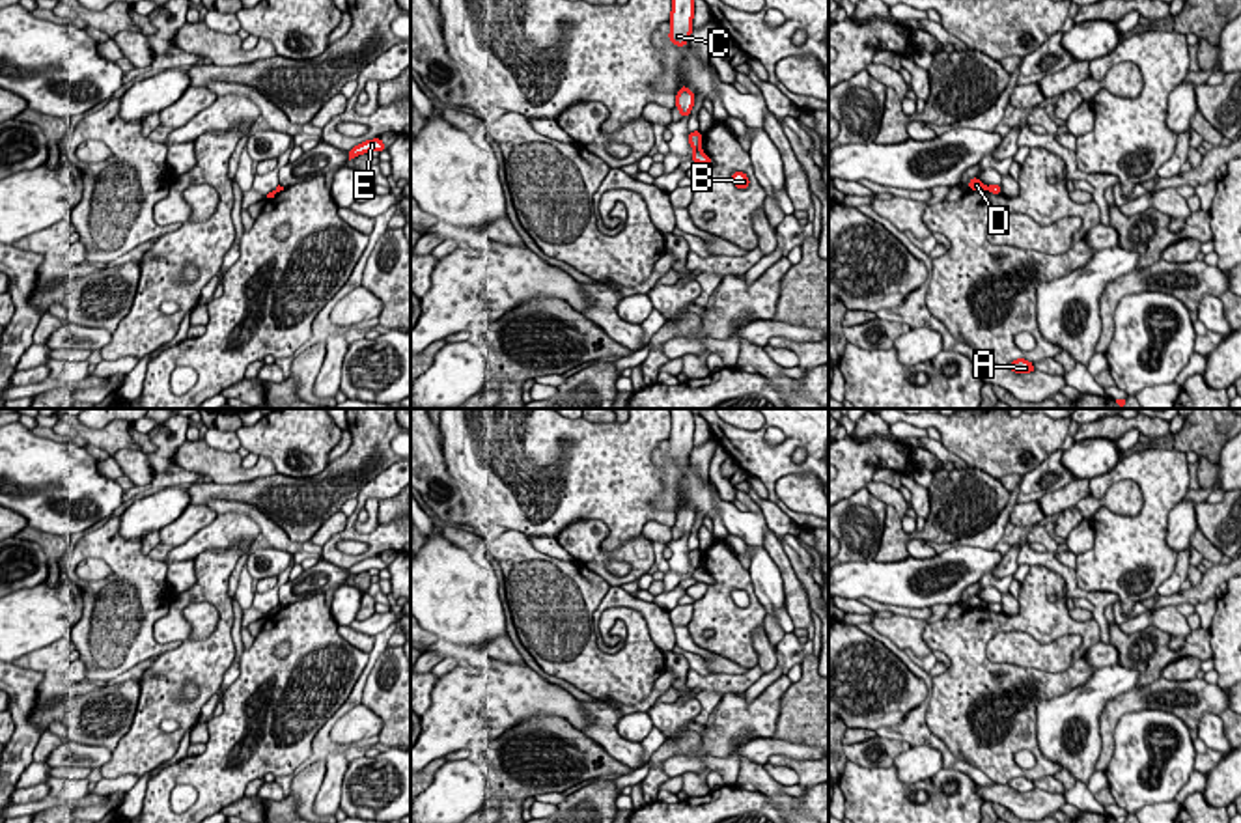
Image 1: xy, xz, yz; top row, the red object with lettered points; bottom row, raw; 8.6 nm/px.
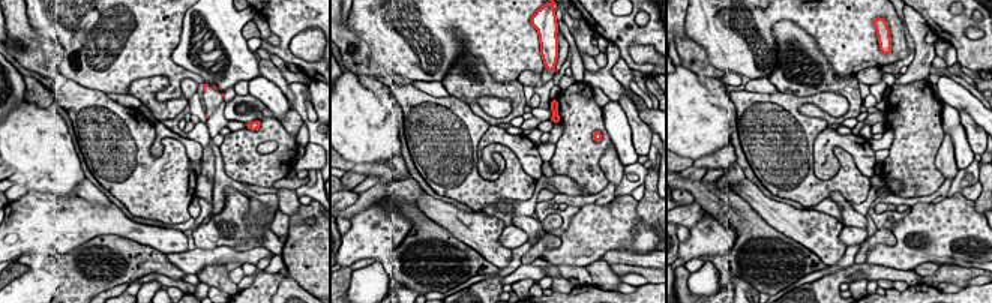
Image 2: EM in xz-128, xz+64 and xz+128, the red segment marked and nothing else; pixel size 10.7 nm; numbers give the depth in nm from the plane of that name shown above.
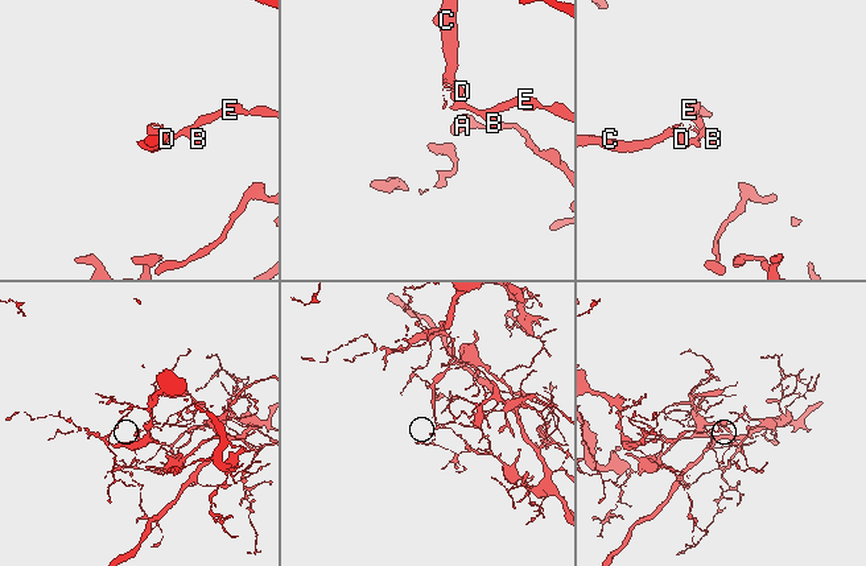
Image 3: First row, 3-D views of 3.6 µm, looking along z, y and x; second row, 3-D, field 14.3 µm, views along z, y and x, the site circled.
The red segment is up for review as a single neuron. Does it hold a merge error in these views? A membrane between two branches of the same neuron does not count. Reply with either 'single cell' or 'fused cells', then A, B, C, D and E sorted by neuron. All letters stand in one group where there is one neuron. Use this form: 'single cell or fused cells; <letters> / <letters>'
fused cells; A B E / C D

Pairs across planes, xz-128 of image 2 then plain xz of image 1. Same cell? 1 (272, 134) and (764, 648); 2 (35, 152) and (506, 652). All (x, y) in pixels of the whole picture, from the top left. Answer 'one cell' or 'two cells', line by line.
1: two cells
2: two cells

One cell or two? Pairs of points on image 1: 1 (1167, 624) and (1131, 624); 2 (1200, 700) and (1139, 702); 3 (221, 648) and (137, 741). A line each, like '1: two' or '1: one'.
1: one
2: one
3: one

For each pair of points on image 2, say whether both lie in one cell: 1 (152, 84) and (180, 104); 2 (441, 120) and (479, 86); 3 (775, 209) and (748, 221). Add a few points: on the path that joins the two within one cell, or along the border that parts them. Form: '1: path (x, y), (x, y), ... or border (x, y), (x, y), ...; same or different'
1: path (150, 95), (158, 105), (170, 105); same
2: border (450, 95), (464, 99), (470, 105); different
3: border (734, 192), (770, 225), (787, 236); different

